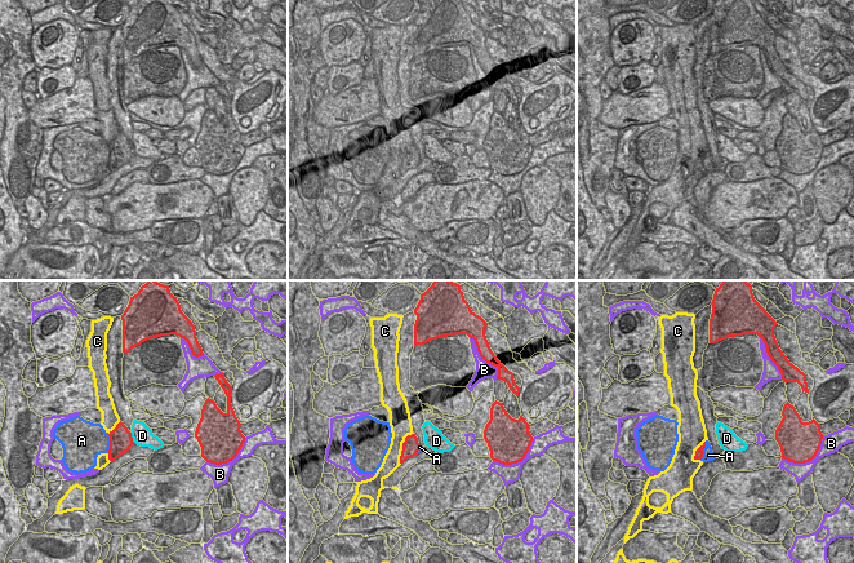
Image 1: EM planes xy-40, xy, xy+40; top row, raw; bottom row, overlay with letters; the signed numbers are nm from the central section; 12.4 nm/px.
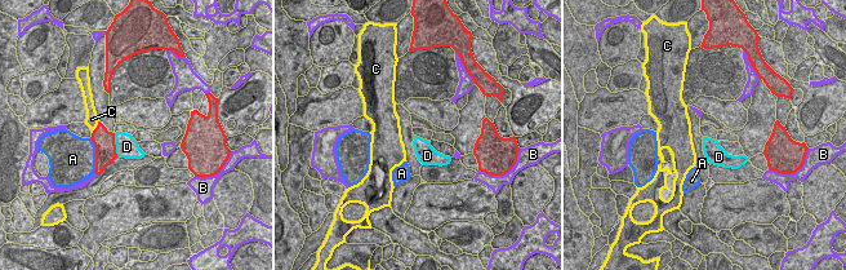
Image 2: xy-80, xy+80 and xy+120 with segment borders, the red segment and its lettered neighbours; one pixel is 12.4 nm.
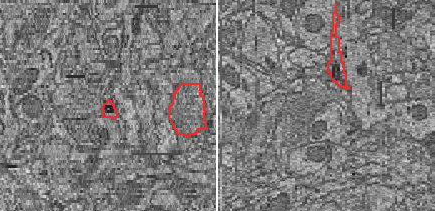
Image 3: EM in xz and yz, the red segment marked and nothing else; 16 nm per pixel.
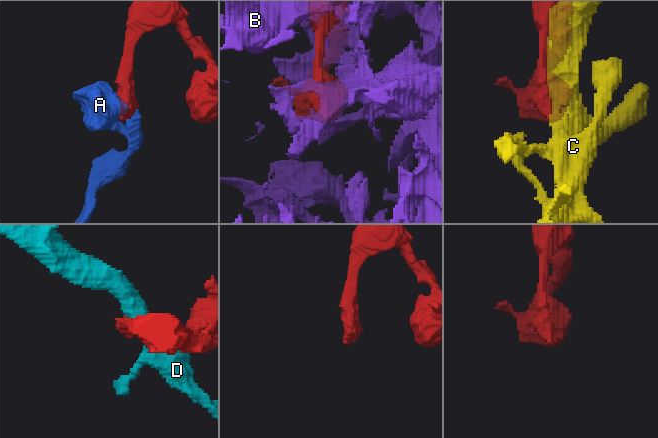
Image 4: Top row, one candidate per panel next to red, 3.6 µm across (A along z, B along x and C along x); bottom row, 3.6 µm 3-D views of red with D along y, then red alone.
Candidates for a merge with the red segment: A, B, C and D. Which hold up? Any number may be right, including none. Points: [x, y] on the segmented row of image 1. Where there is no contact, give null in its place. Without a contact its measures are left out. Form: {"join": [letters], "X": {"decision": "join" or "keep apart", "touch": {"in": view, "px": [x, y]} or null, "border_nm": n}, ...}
{"join": ["A"], "A": {"decision": "join", "touch": {"in": "xy-40", "px": [110, 443]}, "border_nm": 240}, "B": {"decision": "keep apart", "touch": {"in": "xy+40", "px": [808, 461]}, "border_nm": 650}, "C": {"decision": "keep apart", "touch": {"in": "xy", "px": [403, 447]}, "border_nm": 440}, "D": {"decision": "keep apart", "touch": {"in": "xy-40", "px": [132, 438]}, "border_nm": 160}}

